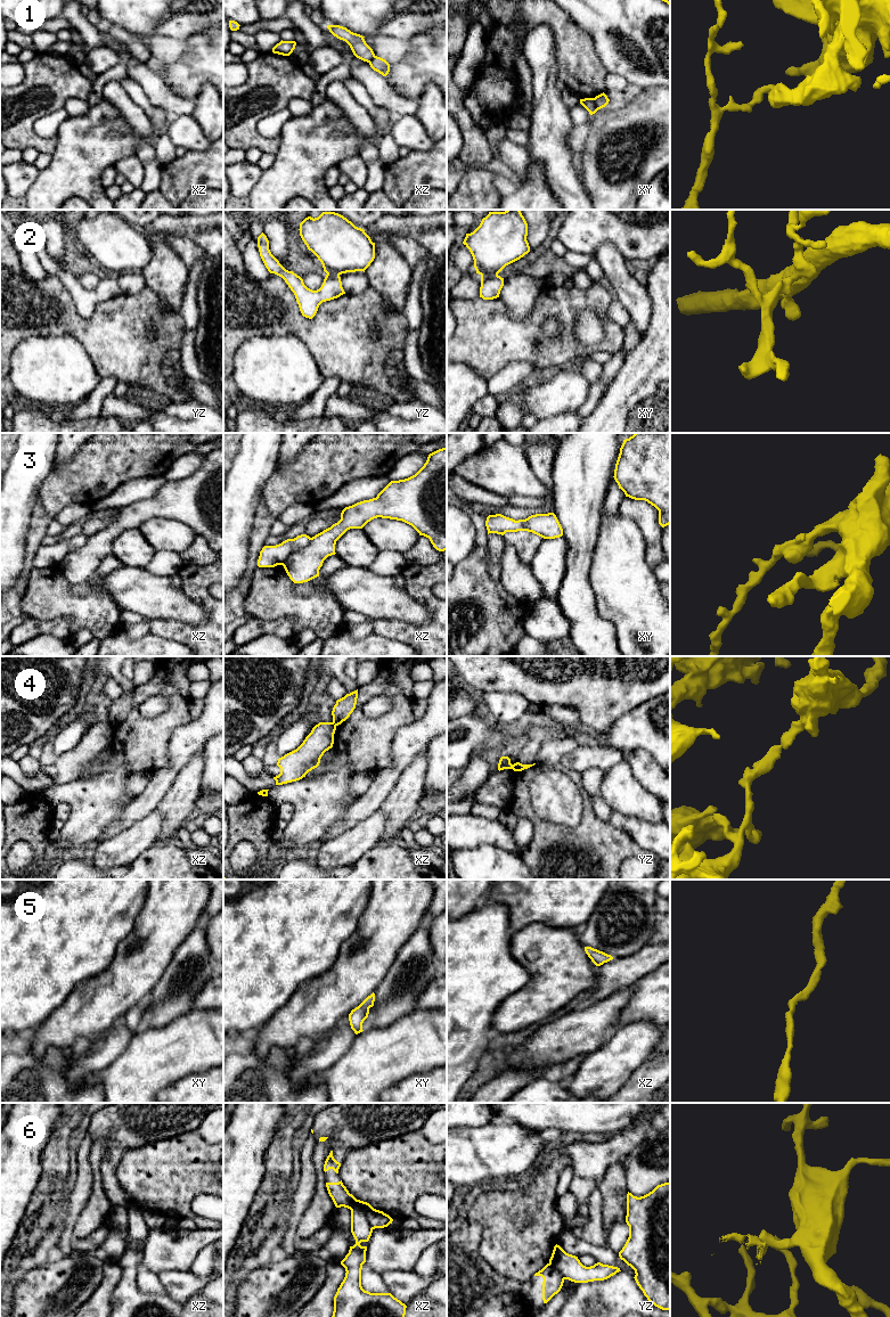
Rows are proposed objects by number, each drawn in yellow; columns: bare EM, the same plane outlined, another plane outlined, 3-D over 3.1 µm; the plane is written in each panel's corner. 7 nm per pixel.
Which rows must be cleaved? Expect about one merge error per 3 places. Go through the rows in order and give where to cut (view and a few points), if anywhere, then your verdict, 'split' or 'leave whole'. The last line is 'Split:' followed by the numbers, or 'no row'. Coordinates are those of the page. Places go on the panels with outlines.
1: cut in xy along (594, 98), (597, 109); split
2: cut in xy along (497, 273), (483, 273), (481, 276); split
3: cut in xz along (311, 538), (307, 545), (295, 549), (282, 564); split
4: cut in xz along (333, 721), (335, 726); split
5: no cut; leave whole
6: cut in xz along (351, 1209), (361, 1209), (373, 1228); split
Split: 1, 2, 3, 4, 6

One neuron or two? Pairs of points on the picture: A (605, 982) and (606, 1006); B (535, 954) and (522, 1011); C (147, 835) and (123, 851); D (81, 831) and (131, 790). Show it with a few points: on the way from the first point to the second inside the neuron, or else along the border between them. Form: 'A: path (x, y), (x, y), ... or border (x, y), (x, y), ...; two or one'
A: border (630, 984), (604, 998), (585, 1005); two
B: path (537, 967), (536, 997); one
C: path (141, 835), (129, 845); one
D: border (130, 774), (127, 780), (125, 793), (132, 798); two

